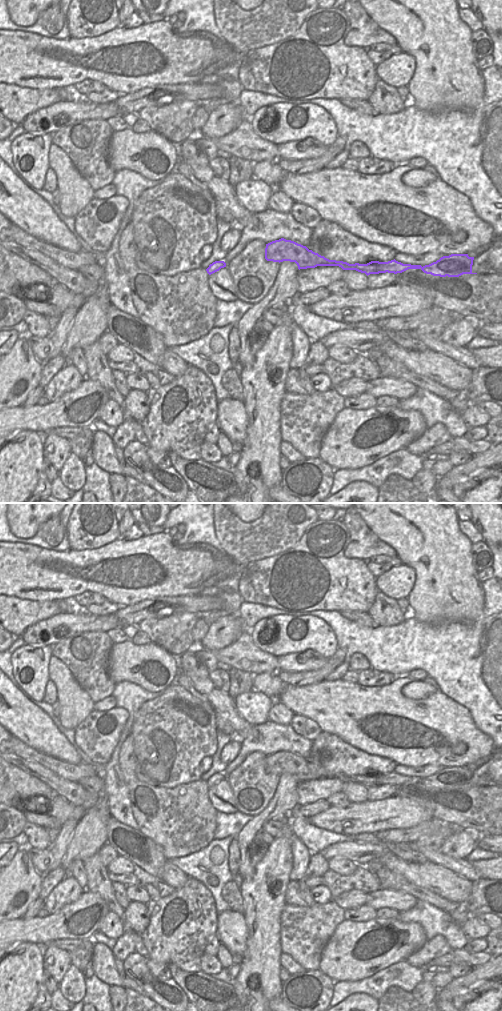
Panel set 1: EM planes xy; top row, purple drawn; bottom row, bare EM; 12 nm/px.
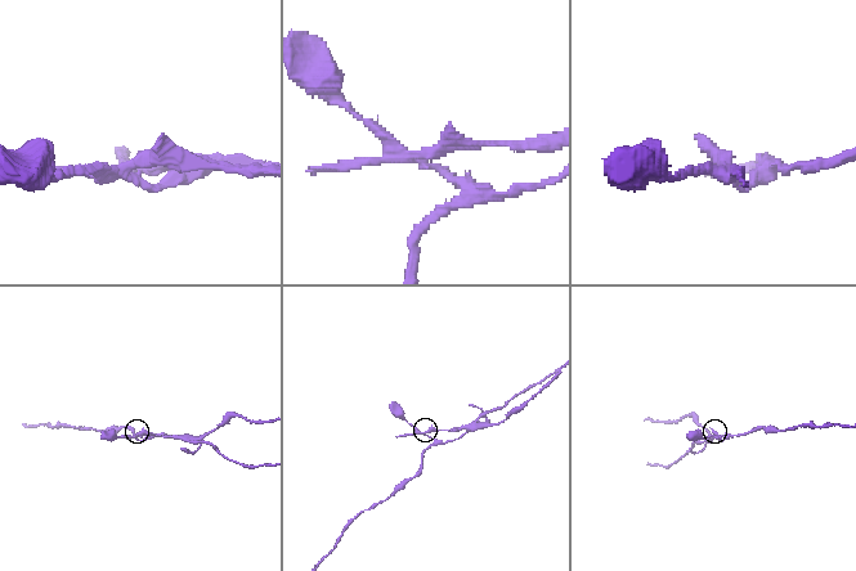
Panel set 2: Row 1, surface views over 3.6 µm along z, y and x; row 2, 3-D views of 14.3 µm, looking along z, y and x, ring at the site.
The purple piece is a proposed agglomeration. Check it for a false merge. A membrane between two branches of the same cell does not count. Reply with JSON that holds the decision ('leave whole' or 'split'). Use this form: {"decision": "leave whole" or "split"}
{"decision": "split"}

